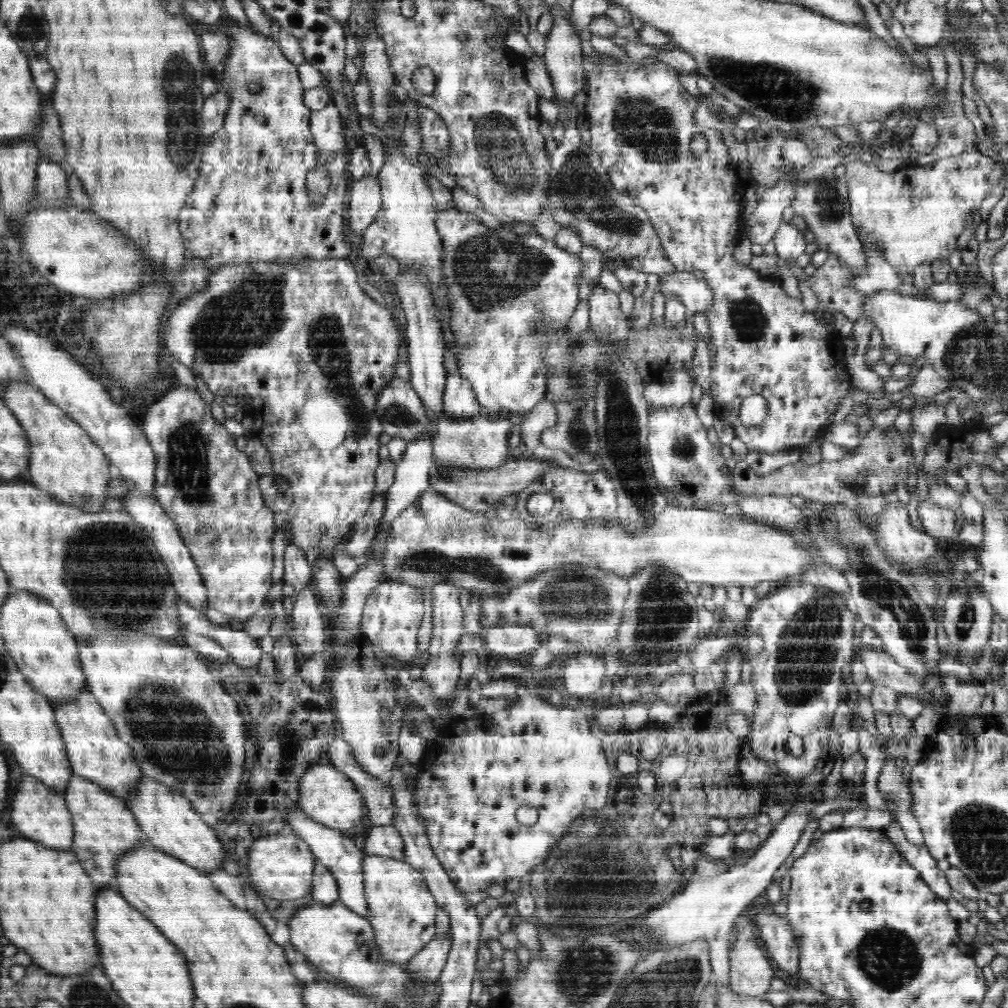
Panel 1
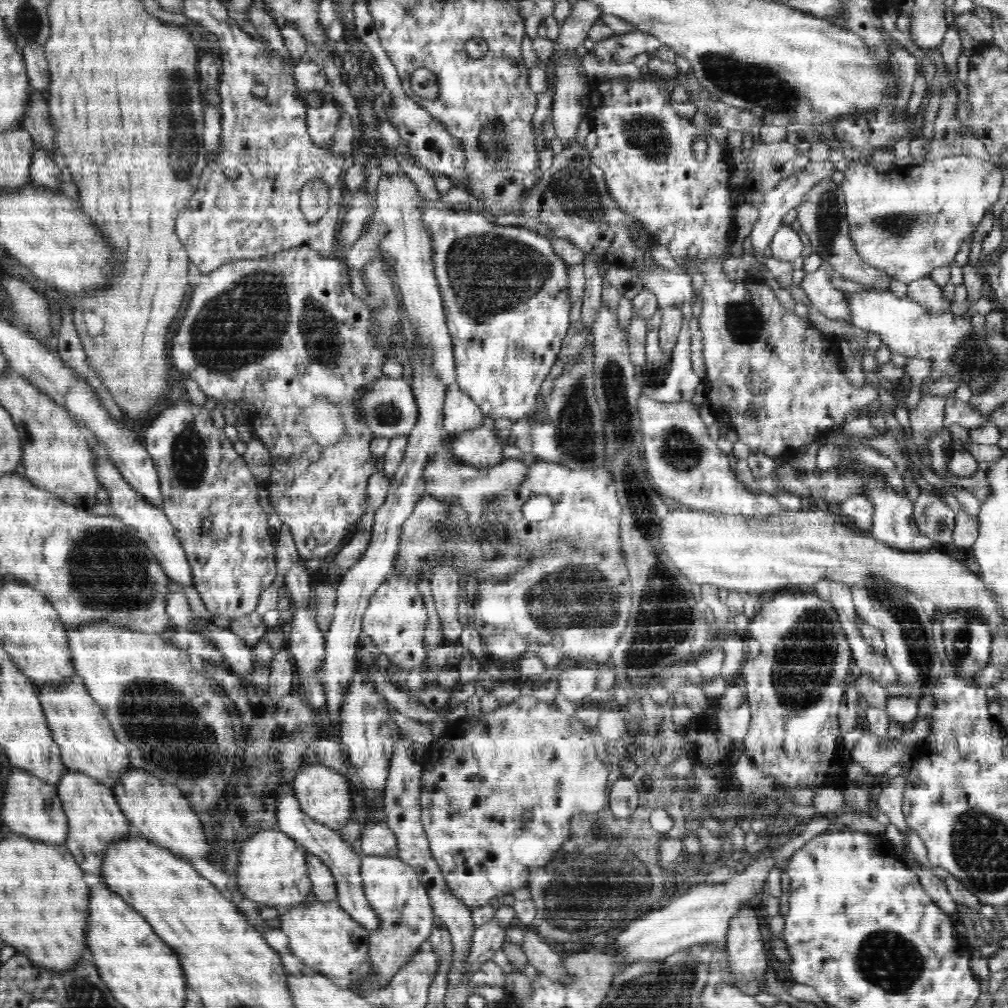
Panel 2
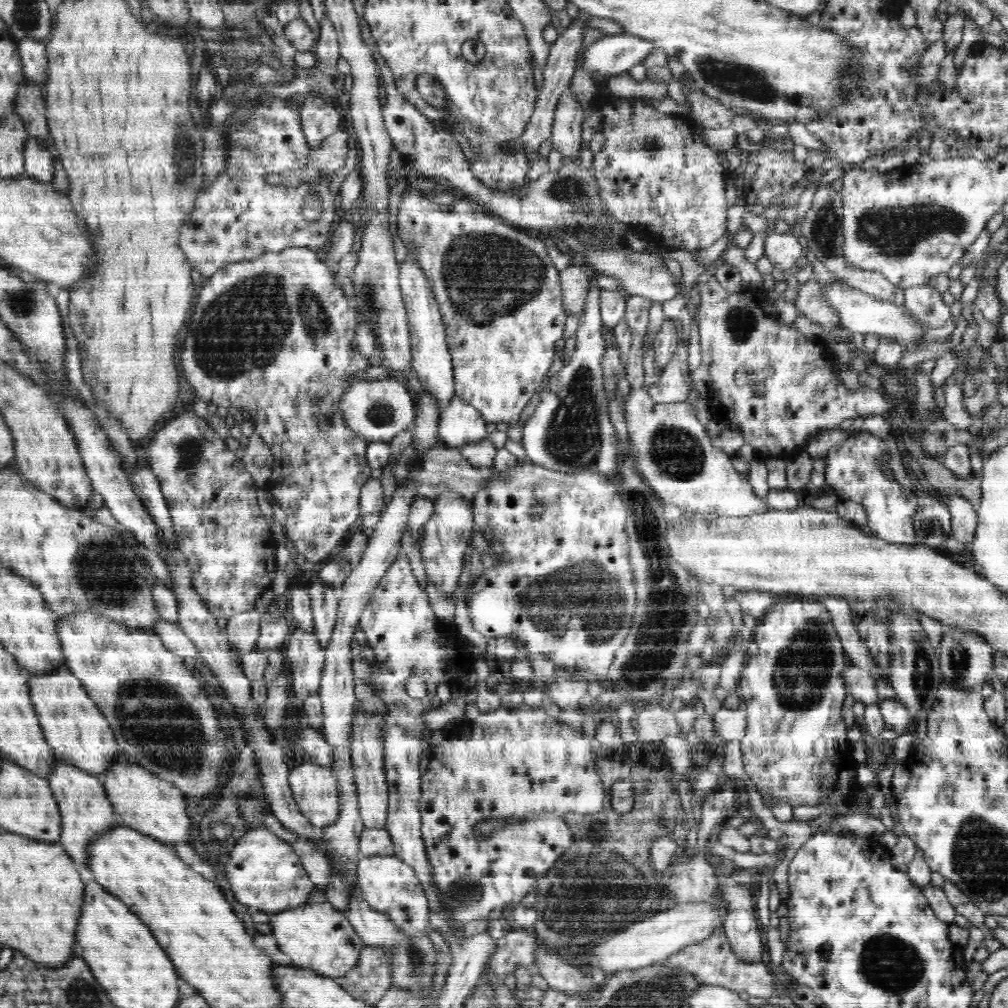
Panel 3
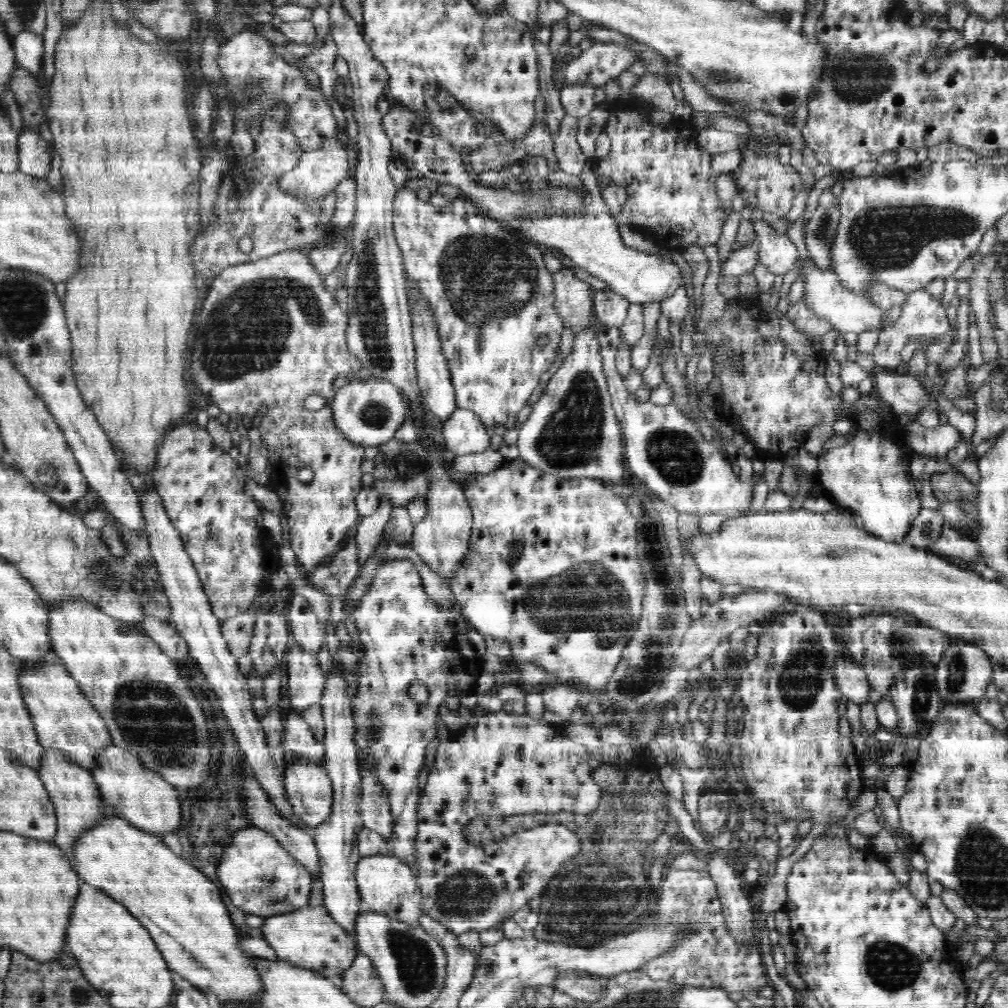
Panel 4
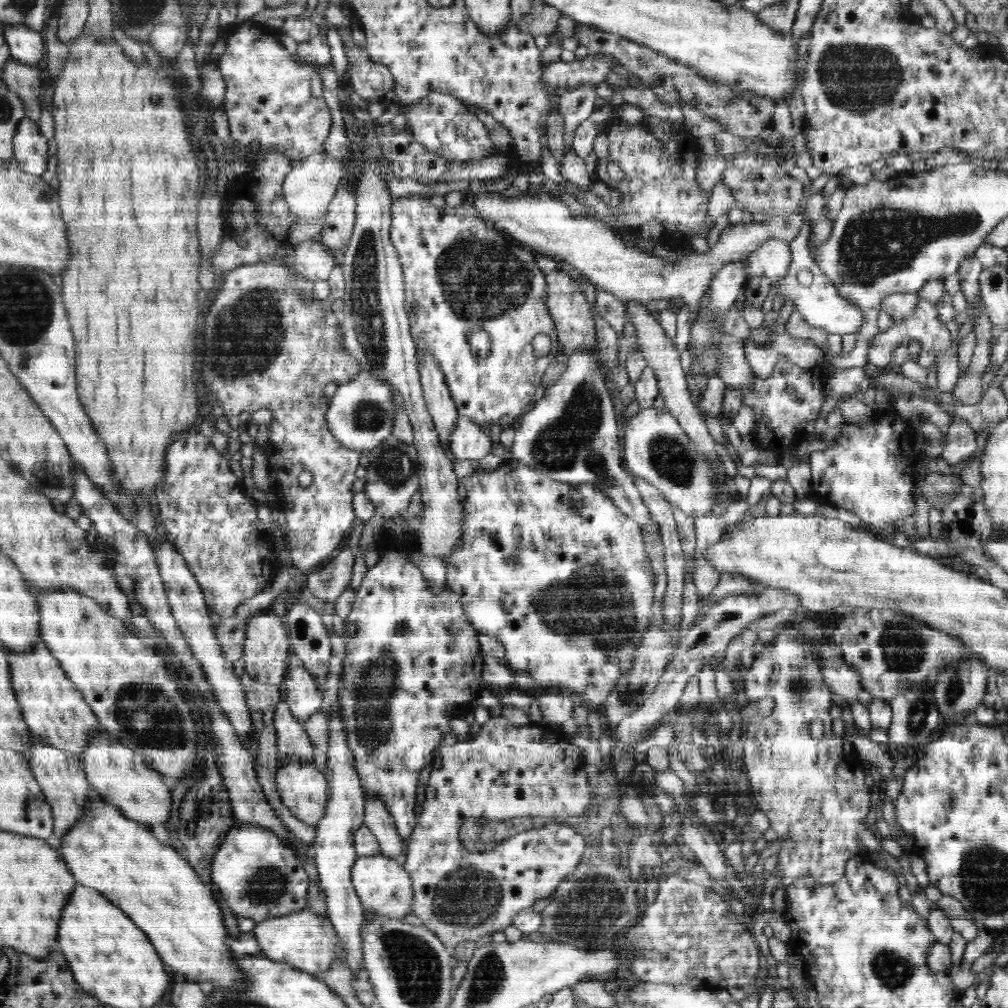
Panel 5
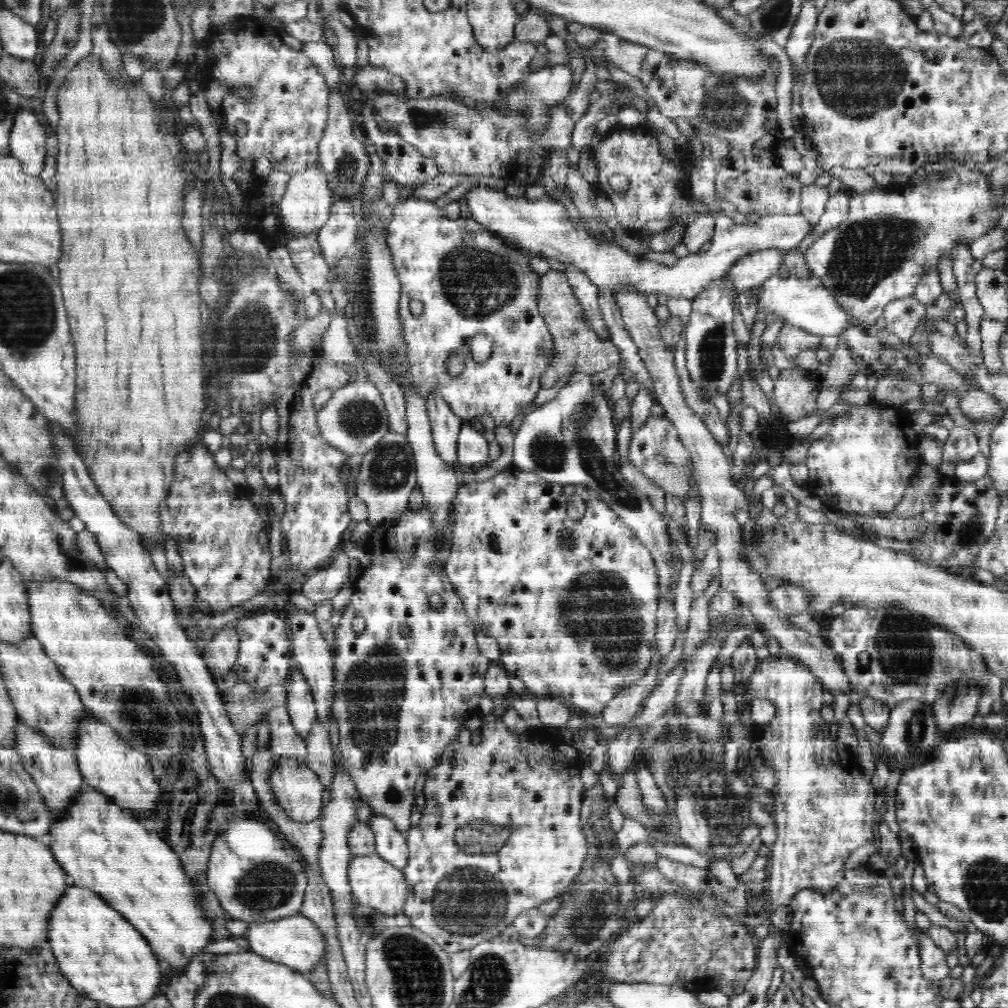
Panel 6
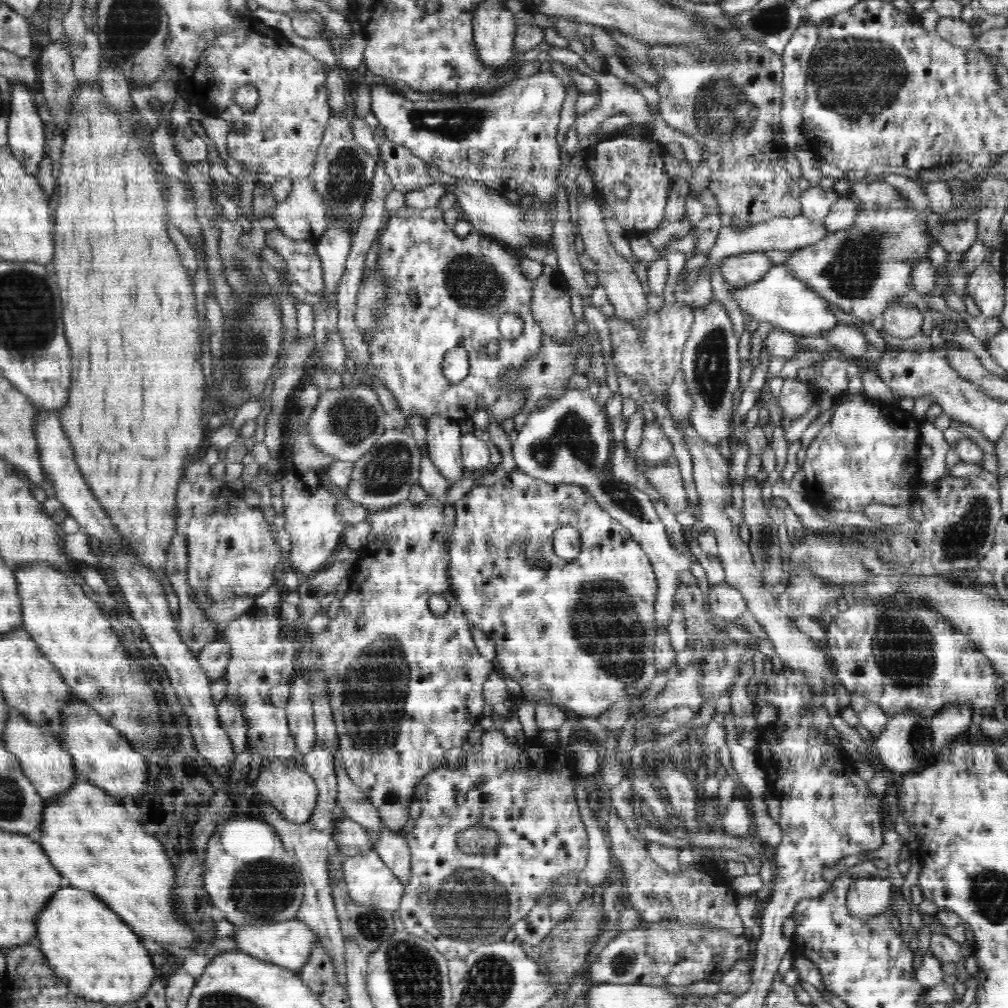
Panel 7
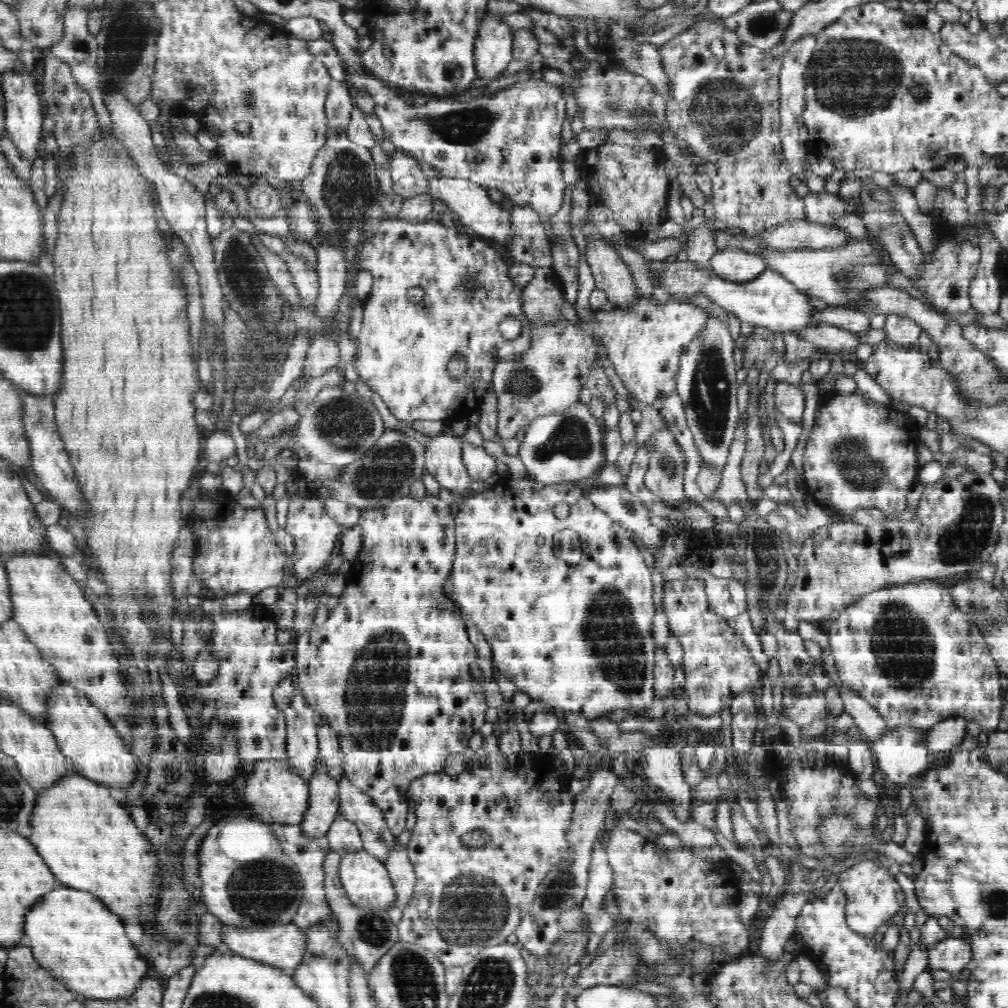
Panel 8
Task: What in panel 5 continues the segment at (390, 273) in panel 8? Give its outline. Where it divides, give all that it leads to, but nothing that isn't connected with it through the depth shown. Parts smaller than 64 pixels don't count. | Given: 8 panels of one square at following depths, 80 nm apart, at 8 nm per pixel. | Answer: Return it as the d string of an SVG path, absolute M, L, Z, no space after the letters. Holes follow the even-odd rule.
M408 195L396 200L392 206L392 222L389 232L392 244L397 250L399 261L402 265L405 283L405 307L410 321L409 331L417 348L417 368L420 368L422 356L429 352L431 357L437 362L438 368L445 374L445 383L450 391L452 400L455 402L459 416L472 418L472 421L480 426L488 426L488 422L494 422L494 424L500 425L502 428L512 427L512 424L519 418L521 410L524 410L532 402L532 398L534 398L534 394L536 394L536 390L540 386L543 374L560 352L554 321L546 306L548 291L546 275L540 271L539 265L536 264L536 258L530 254L530 251L524 250L524 247L514 246L514 242L506 238L506 235L500 236L500 232L496 232L492 224L484 222L484 220L476 218L476 216L452 216L452 214L442 214L440 216L441 209L433 206L428 199L425 195ZM476 331L487 332L492 339L490 354L484 359L475 358L469 345L469 338ZM538 334L550 336L551 348L546 356L534 355L532 342L534 342L534 338Z

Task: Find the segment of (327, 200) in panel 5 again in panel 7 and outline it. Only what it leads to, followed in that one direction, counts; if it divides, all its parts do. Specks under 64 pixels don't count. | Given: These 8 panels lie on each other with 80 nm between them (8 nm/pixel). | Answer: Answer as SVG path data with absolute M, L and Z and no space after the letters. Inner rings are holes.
M310 176L293 181L293 188L287 200L277 203L274 218L278 228L292 240L316 240L329 228L328 211L324 207L324 199L315 191Z

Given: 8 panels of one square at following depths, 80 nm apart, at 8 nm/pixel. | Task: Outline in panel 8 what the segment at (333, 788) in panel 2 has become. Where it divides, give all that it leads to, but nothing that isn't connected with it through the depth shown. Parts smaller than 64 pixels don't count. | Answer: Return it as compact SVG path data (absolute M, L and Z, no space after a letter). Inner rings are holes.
M287 760L256 761L242 789L241 802L258 814L264 824L299 825L310 806L310 784L306 777L288 769Z

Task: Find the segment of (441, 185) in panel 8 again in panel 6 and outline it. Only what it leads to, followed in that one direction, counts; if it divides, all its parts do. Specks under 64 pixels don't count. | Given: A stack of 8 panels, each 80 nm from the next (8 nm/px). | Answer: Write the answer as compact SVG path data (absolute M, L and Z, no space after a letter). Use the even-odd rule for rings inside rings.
M476 187L470 189L465 197L469 212L472 212L472 217L476 222L492 229L505 240L507 245L529 251L533 255L572 263L578 270L584 272L600 291L634 288L644 296L664 294L664 297L668 296L668 298L694 300L710 283L726 276L729 268L738 259L756 251L766 250L766 248L790 251L800 244L815 227L801 213L767 215L754 224L735 224L728 216L717 212L714 216L715 231L710 239L710 248L699 255L696 252L679 258L677 263L670 268L664 264L638 260L632 254L608 242L596 244L591 232L585 230L583 226L574 228L574 224L568 222L566 210L562 208L561 202L547 195L530 202L525 195L519 198L488 187Z

